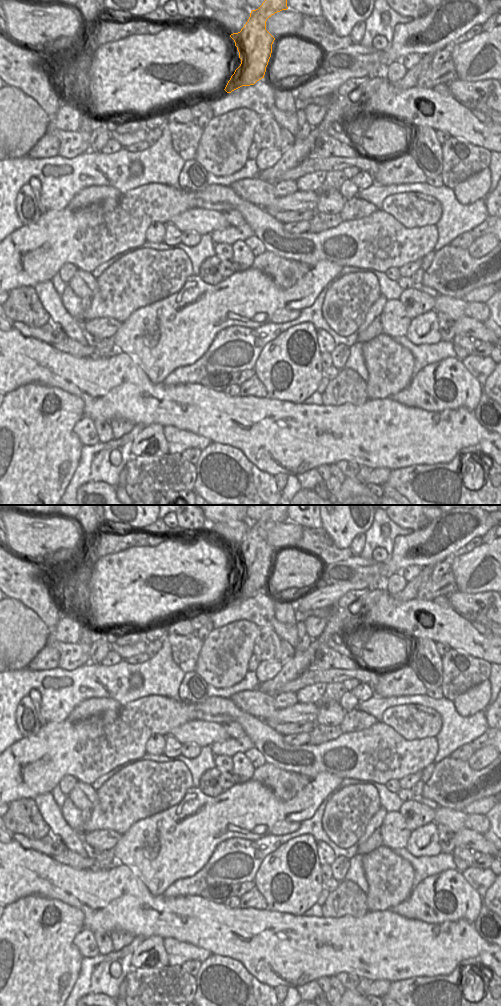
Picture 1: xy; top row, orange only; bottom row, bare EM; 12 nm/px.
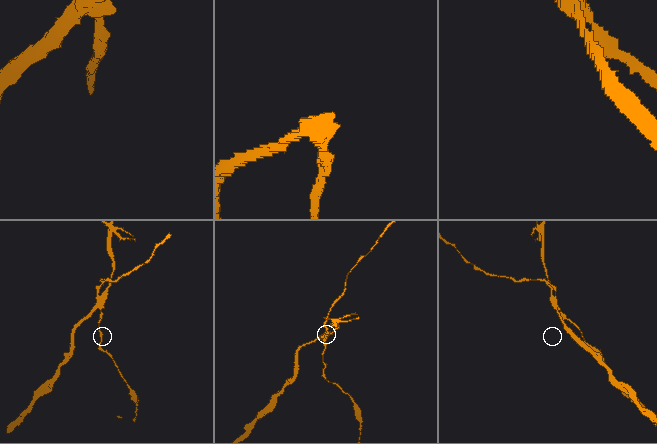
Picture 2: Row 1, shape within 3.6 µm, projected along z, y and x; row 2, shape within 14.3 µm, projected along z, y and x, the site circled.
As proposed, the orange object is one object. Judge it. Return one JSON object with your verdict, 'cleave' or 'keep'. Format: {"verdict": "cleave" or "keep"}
{"verdict": "cleave"}

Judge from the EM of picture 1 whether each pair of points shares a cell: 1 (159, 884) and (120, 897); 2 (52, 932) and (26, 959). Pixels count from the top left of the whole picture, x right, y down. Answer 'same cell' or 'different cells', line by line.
1: different cells
2: same cell

